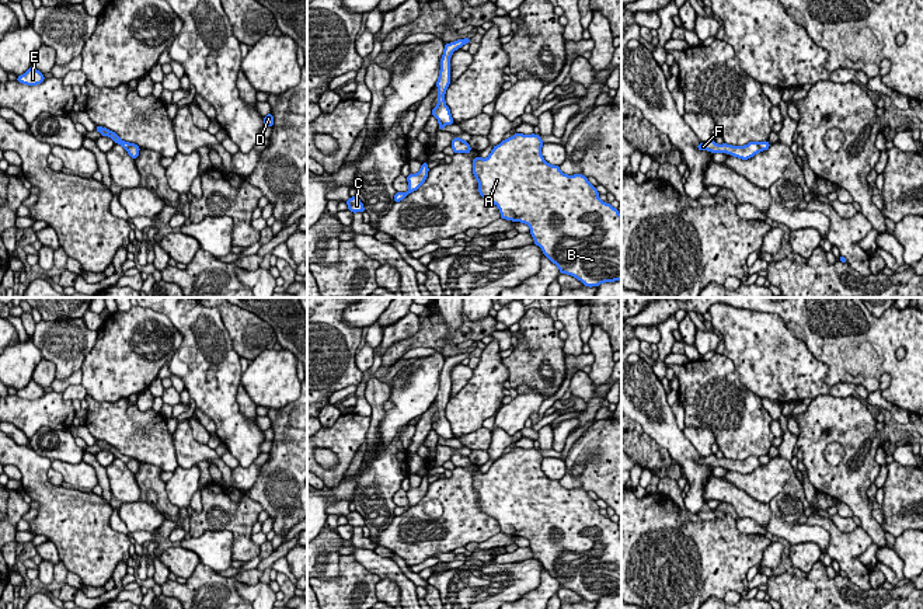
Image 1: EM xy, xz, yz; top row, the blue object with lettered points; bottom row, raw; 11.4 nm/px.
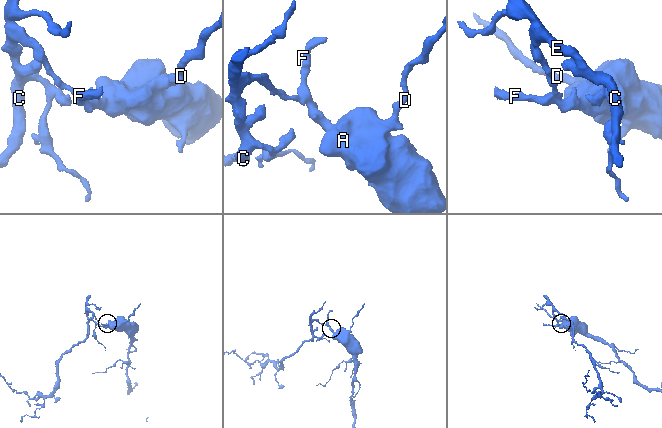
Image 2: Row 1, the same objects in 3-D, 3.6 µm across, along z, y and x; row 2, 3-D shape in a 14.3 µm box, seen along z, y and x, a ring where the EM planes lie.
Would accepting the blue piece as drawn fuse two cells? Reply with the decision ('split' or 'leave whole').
split

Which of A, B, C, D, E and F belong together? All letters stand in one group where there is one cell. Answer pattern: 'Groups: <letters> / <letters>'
Groups: A B D F / C E

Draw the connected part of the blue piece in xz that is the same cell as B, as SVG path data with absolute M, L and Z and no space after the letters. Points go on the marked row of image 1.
M515 133L494 146L487 159L474 157L473 174L481 198L495 203L501 218L526 223L534 244L558 267L584 286L621 281L621 216L599 199L596 187L582 174L567 175L541 156L539 135Z

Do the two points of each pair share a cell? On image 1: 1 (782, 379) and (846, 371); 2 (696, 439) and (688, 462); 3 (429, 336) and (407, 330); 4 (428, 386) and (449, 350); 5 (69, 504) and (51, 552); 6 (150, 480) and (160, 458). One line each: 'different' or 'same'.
1: different
2: different
3: different
4: different
5: different
6: different

